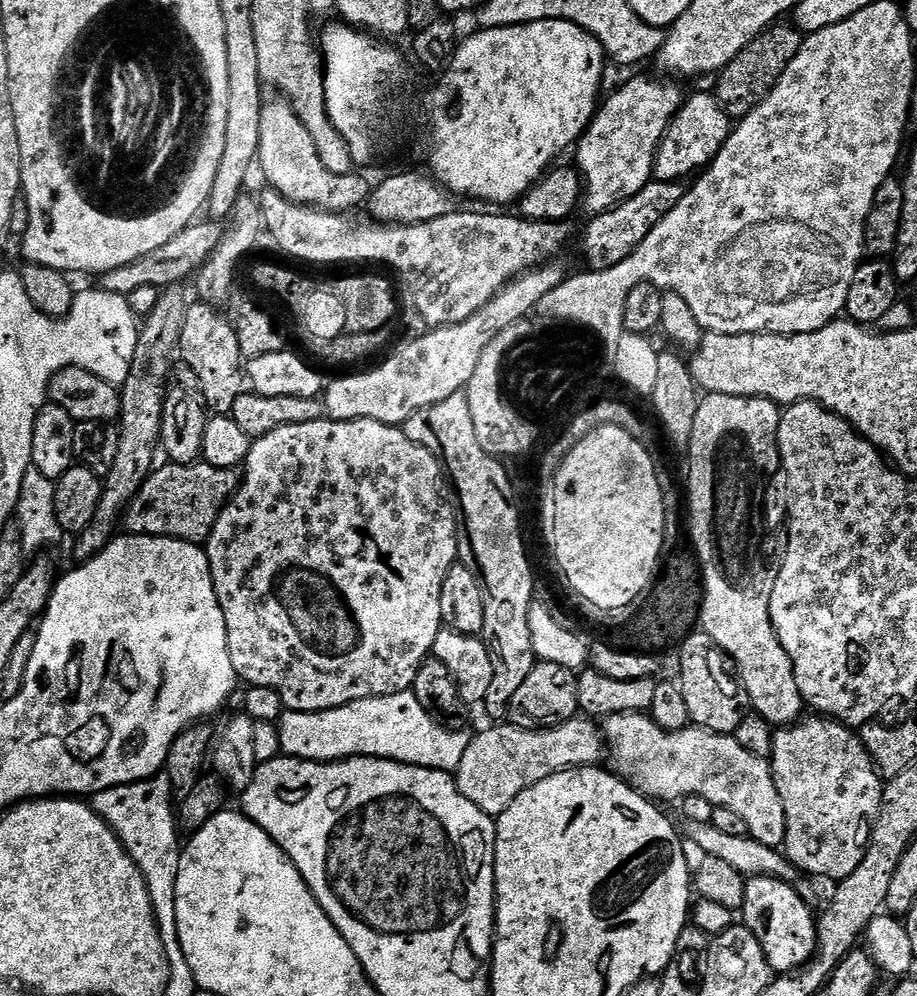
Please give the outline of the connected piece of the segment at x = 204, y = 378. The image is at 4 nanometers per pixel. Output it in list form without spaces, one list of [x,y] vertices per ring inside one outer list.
[[[203,302],[189,303],[186,322],[182,322],[179,359],[198,376],[199,397],[209,413],[227,416],[234,410],[234,402],[246,391],[246,376],[242,371],[242,357],[238,350],[236,325],[223,316],[219,307]]]

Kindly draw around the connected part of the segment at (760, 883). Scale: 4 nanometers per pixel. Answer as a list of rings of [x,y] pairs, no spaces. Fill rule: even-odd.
[[[753,876],[746,886],[742,920],[760,939],[768,967],[776,974],[787,974],[801,968],[816,952],[816,922],[808,909],[809,901],[793,885],[772,876]]]

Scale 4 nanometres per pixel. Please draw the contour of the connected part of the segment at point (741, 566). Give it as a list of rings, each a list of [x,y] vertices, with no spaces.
[[[707,393],[700,399],[697,417],[694,418],[694,429],[691,435],[691,441],[686,446],[686,452],[688,452],[688,492],[686,488],[686,508],[687,511],[688,508],[690,510],[690,534],[694,544],[694,546],[692,545],[692,548],[697,560],[700,561],[701,576],[704,579],[704,604],[700,607],[700,624],[702,625],[702,631],[706,634],[710,634],[710,638],[714,638],[714,642],[718,642],[718,646],[727,654],[728,659],[735,664],[740,682],[744,685],[744,689],[748,695],[748,703],[751,711],[773,726],[794,724],[797,720],[801,719],[806,712],[804,699],[798,690],[794,666],[790,662],[790,658],[786,654],[786,650],[782,646],[782,642],[778,638],[778,634],[774,630],[772,619],[770,618],[770,594],[774,594],[774,582],[776,581],[776,577],[773,569],[764,568],[764,560],[760,557],[760,552],[757,549],[758,544],[755,538],[755,536],[760,535],[762,532],[760,524],[762,522],[762,508],[764,506],[768,482],[775,474],[777,476],[782,466],[780,463],[780,448],[777,445],[778,430],[780,429],[782,416],[781,407],[770,399]]]

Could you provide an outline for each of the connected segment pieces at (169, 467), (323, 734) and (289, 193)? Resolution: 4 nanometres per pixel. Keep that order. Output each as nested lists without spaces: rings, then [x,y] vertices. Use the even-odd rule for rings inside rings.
[[[171,462],[165,463],[165,468],[157,467],[153,471],[152,475],[149,476],[148,480],[142,486],[142,490],[138,490],[138,494],[128,504],[128,510],[122,517],[122,524],[131,535],[134,536],[169,536],[175,540],[185,540],[191,544],[203,545],[207,541],[209,534],[214,530],[214,526],[218,522],[218,518],[222,514],[222,510],[228,505],[228,501],[232,499],[232,496],[236,492],[236,489],[240,486],[242,479],[241,473],[234,468],[215,468],[209,464],[203,462],[197,462],[195,464],[174,464]]]
[[[409,690],[407,692],[399,692],[398,694],[390,694],[389,696],[375,696],[365,700],[355,700],[346,706],[338,706],[334,710],[322,710],[321,712],[290,712],[286,710],[280,715],[278,721],[278,738],[280,739],[281,753],[285,756],[291,756],[293,760],[331,762],[334,760],[353,760],[355,756],[370,756],[373,760],[397,760],[400,764],[413,764],[419,768],[433,768],[439,772],[452,774],[455,773],[456,767],[462,762],[462,754],[466,754],[466,746],[470,736],[467,731],[447,728],[438,722],[434,722],[434,718],[430,718],[430,714],[426,714],[426,710],[422,710],[422,702],[418,702],[416,695]]]
[[[283,98],[265,99],[262,106],[262,138],[258,168],[264,171],[271,187],[281,192],[291,204],[304,204],[307,208],[318,208],[322,212],[351,213],[351,208],[367,205],[373,185],[364,176],[357,174],[334,174],[326,168],[318,156],[318,146],[310,138],[310,130],[302,126],[298,114]]]

